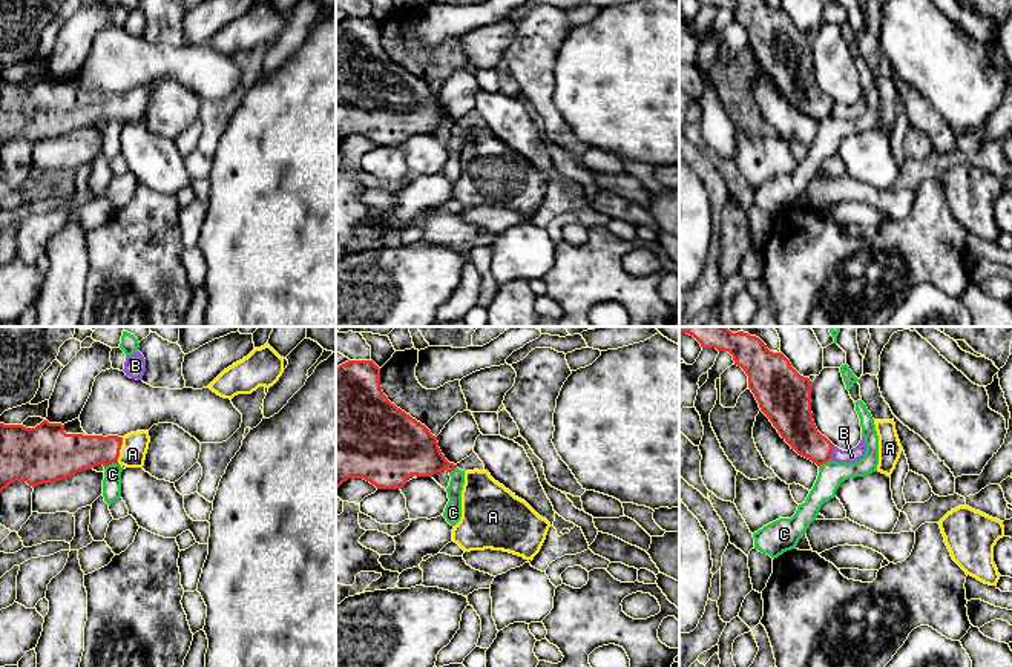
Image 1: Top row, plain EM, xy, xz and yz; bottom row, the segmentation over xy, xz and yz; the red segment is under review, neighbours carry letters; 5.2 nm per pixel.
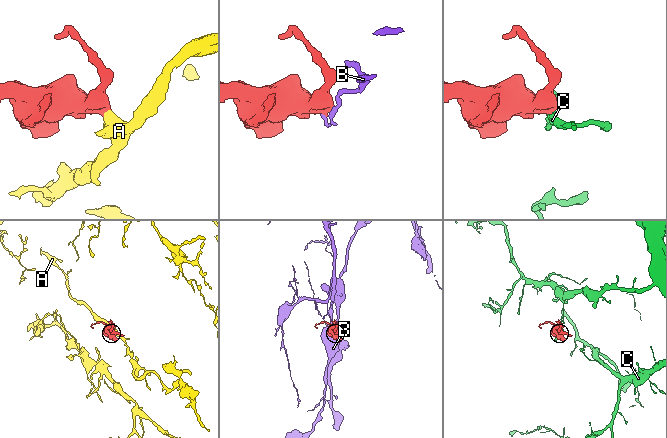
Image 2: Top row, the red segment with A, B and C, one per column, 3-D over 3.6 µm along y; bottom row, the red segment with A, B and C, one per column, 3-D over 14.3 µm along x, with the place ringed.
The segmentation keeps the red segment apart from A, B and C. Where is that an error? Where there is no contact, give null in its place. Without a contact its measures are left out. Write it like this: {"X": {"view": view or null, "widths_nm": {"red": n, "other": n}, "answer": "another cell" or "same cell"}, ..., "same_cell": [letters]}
{"A": {"view": "xy", "widths_nm": {"red": 200, "other": 140}, "answer": "same cell"}, "B": {"view": "yz", "widths_nm": {"red": 200, "other": 80}, "answer": "another cell"}, "C": {"view": "xy", "widths_nm": {"red": 220, "other": 100}, "answer": "another cell"}, "same_cell": ["A"]}

